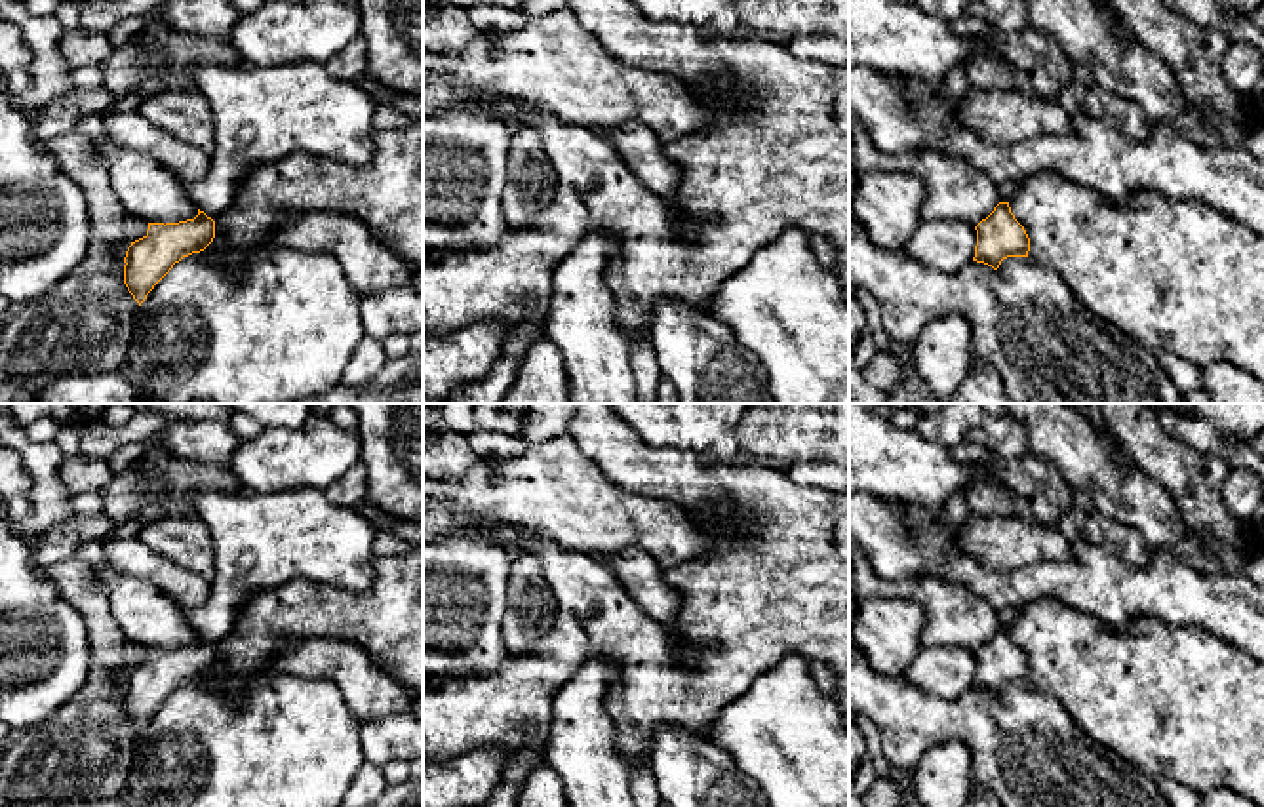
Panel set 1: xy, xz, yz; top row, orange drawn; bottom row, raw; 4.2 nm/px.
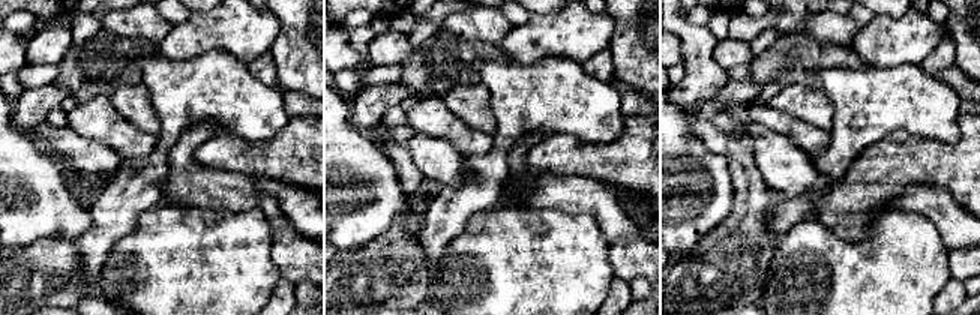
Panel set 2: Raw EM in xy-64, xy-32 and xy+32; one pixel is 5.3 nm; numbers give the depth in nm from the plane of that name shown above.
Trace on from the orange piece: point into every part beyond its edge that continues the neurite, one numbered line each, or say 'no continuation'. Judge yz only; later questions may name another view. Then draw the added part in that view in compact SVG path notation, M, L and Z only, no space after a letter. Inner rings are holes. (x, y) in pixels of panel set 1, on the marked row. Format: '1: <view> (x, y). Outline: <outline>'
1: yz (1007, 191). Outline: M1003 183L997 187L999 190L999 202L1011 202L1011 198L1015 196L1017 192L1017 183Z

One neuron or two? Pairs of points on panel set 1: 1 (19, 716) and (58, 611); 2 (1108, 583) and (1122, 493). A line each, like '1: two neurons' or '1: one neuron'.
1: one neuron
2: two neurons

